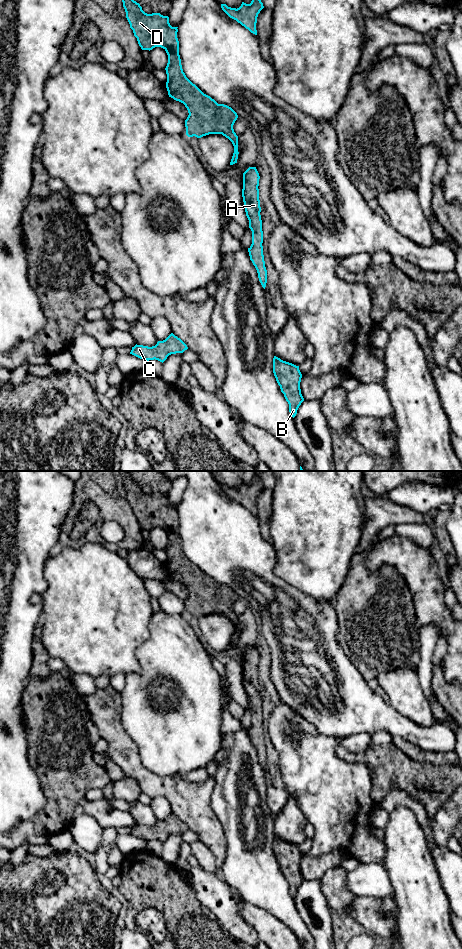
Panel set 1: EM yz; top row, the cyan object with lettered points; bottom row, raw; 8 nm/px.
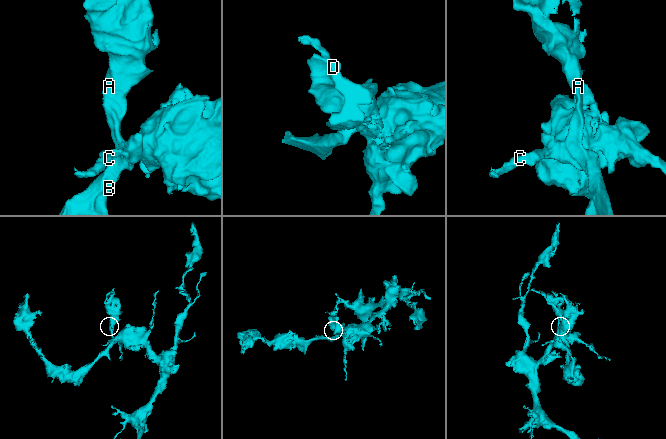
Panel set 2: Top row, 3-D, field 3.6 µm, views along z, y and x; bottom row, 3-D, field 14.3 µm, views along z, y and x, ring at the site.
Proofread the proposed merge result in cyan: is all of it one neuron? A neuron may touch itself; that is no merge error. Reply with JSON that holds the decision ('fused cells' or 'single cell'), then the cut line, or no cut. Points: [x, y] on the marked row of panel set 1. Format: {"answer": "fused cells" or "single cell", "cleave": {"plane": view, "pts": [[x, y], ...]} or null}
{"answer": "single cell", "cleave": null}

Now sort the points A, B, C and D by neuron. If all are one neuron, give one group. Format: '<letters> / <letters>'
A B C D

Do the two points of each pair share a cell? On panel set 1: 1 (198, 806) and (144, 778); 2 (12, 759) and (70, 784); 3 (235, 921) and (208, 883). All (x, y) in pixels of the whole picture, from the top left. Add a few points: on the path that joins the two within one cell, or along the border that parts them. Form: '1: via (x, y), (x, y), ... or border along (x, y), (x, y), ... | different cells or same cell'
1: via (185, 797), (172, 787), (157, 785) | same cell
2: border along (26, 744), (28, 763), (35, 772), (41, 788) | different cells
3: via (227, 912), (223, 901), (214, 892) | same cell

